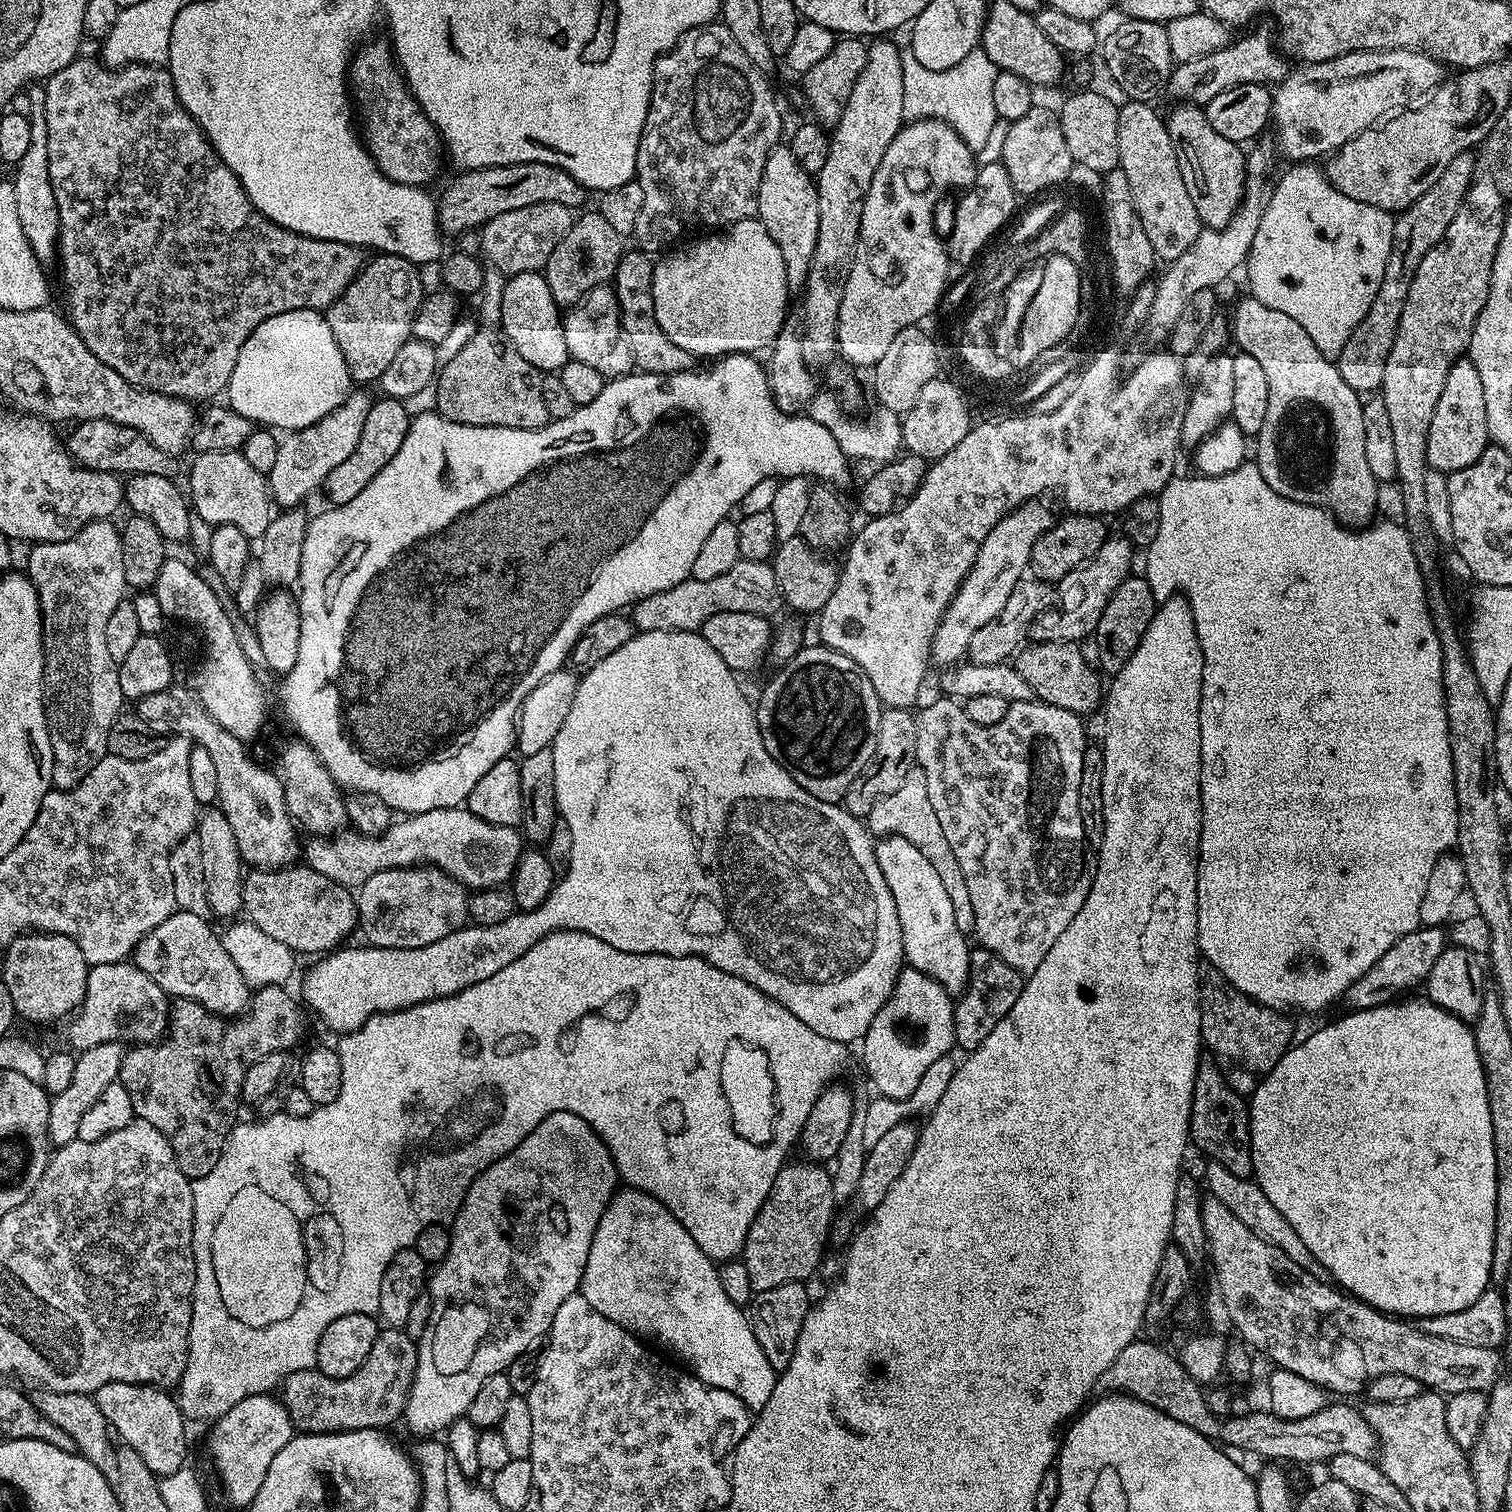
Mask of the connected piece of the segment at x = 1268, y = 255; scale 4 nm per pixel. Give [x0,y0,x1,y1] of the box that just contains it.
[1246,162,1394,358]

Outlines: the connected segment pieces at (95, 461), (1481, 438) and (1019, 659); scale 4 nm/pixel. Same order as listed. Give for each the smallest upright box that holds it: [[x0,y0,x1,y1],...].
[[66,420,177,477],[1426,358,1490,472],[1014,640,1106,718]]

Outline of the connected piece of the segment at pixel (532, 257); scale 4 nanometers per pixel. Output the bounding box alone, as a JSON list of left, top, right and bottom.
[478,202,573,277]

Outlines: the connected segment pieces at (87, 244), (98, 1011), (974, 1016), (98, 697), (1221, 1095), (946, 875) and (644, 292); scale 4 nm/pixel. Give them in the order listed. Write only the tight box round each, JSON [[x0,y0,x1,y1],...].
[[42,58,366,396],[67,962,170,1050],[954,946,1025,1053],[26,519,126,790],[1188,1059,1252,1180],[884,783,974,934],[614,250,693,376]]

